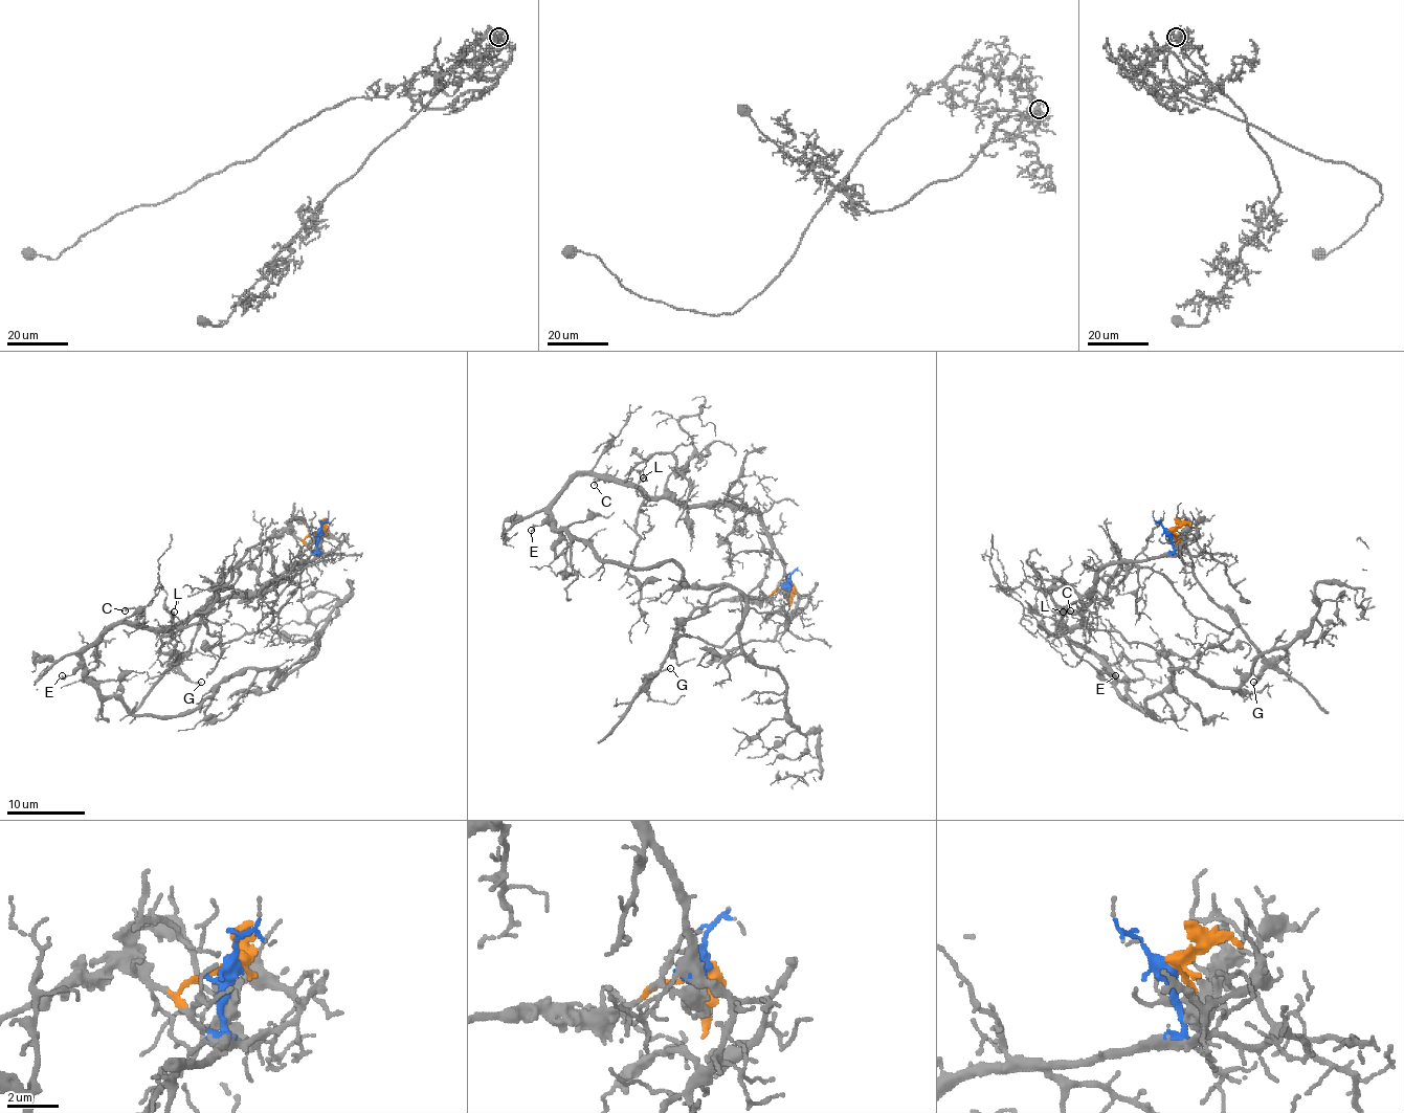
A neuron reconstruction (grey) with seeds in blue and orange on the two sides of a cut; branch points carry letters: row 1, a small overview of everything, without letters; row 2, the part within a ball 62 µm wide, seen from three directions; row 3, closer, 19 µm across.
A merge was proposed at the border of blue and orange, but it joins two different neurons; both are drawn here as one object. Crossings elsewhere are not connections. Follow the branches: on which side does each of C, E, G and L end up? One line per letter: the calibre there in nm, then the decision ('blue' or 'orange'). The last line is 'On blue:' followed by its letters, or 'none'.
C: 180 nm thick; blue
E: 140 nm thick; blue
G: 110 nm thick; orange
L: 130 nm thick; blue
On blue: C, E, L

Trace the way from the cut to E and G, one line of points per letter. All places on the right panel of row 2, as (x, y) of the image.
E: (1171, 531), (1168, 553), (1105, 566), (1083, 619), (1069, 627), (1060, 623), (1116, 675)
G: (1171, 531), (1179, 539), (1184, 533), (1184, 547), (1198, 584), (1239, 629), (1265, 666), (1256, 682), (1252, 682)

